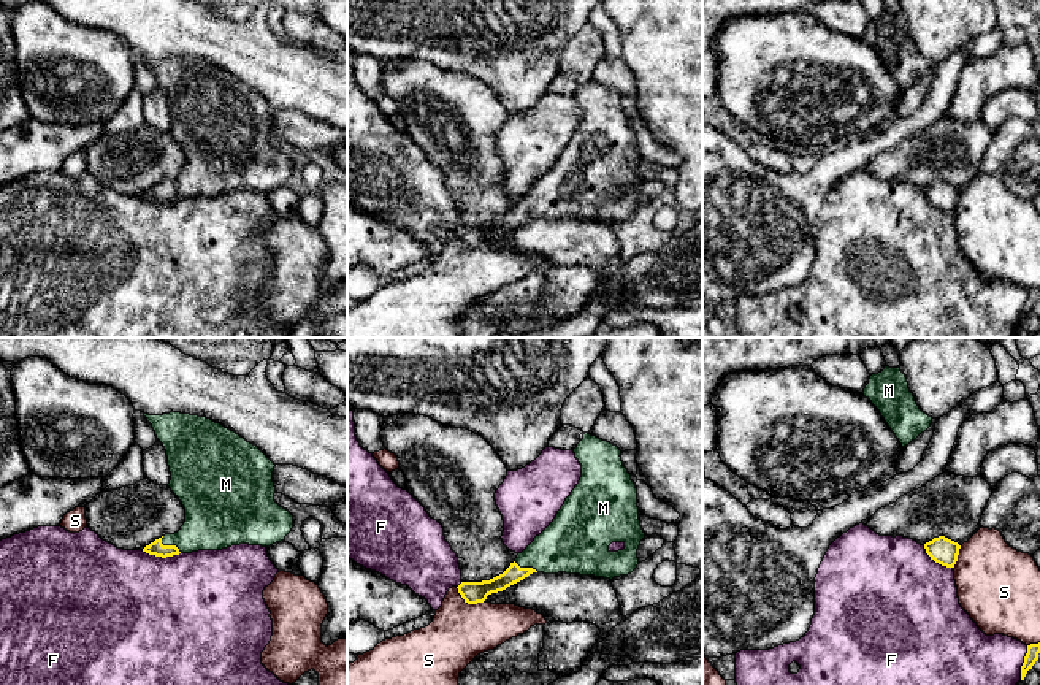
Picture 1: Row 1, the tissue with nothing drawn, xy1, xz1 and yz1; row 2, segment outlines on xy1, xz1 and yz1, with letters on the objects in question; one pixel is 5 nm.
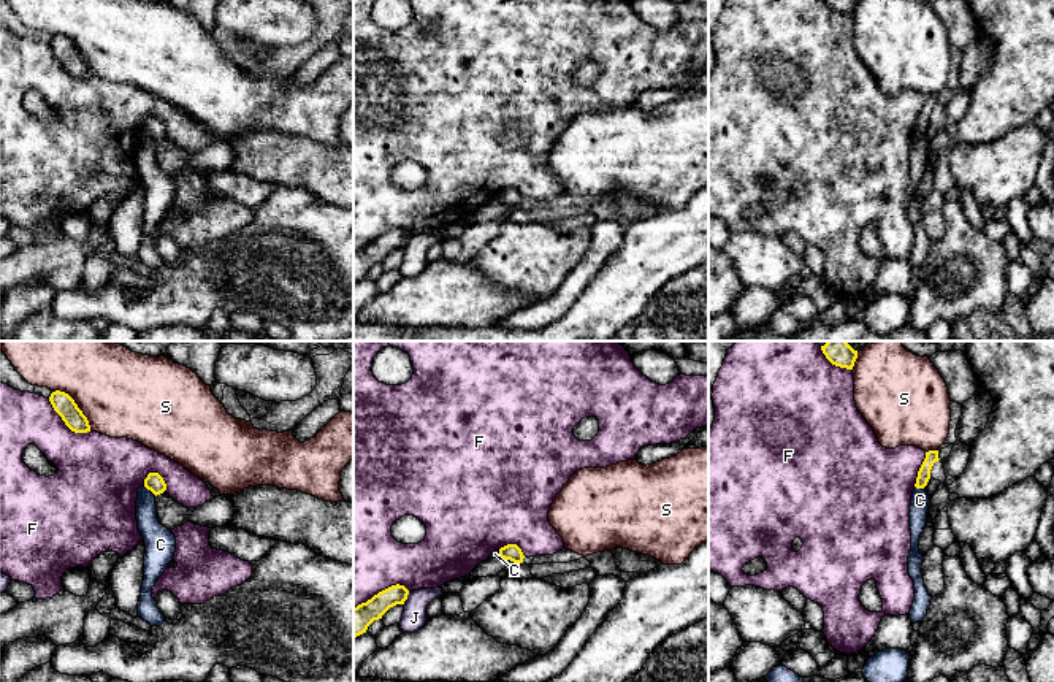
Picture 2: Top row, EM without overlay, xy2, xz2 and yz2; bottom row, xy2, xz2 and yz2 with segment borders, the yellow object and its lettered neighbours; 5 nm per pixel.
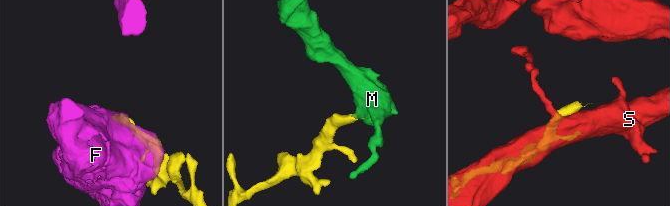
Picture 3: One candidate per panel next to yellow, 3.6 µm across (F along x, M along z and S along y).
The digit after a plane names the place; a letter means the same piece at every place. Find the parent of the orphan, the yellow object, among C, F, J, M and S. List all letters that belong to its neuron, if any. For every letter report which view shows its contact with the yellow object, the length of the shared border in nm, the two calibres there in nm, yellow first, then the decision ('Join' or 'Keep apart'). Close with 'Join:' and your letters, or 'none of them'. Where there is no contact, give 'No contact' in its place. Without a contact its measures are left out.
C: Touches yellow in xy2. Shared border 90 nm. Thickness 90 nm (yellow) against 130 nm. Keep apart
F: Touches yellow in xz2. Shared border 300 nm. Thickness 140 nm (yellow) against 440 nm. Keep apart
J: Touches yellow in xz2. Shared border 70 nm. Thickness 120 nm (yellow) against 120 nm. Keep apart
M: Touches yellow in xy1. Shared border 130 nm. Thickness 70 nm (yellow) against 280 nm. Join
S: Touches yellow in xy2. Shared border 280 nm. Thickness 110 nm (yellow) against 420 nm. Keep apart
Join: M

